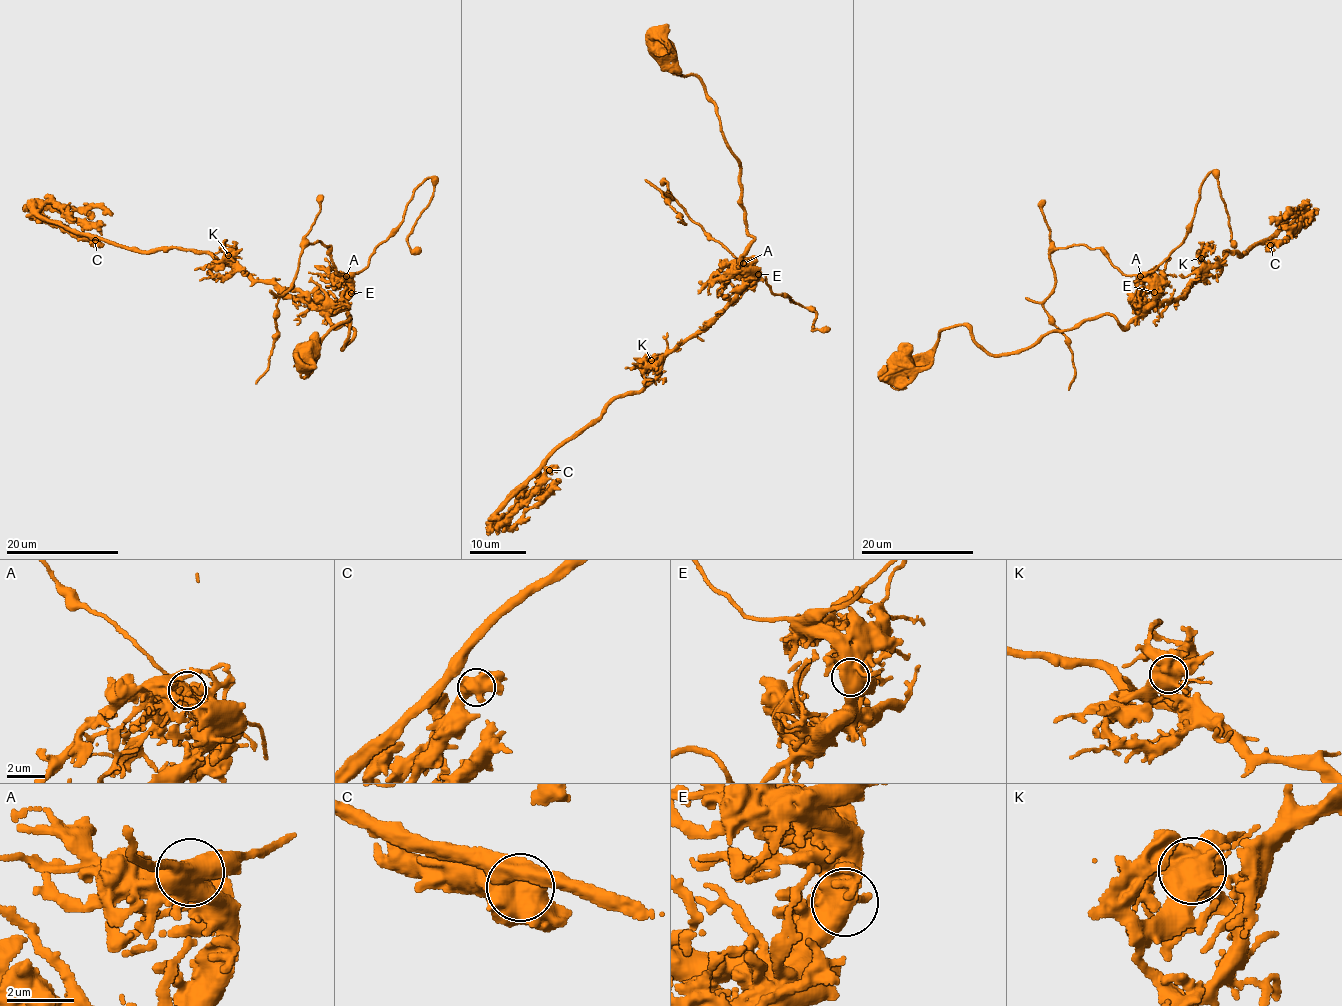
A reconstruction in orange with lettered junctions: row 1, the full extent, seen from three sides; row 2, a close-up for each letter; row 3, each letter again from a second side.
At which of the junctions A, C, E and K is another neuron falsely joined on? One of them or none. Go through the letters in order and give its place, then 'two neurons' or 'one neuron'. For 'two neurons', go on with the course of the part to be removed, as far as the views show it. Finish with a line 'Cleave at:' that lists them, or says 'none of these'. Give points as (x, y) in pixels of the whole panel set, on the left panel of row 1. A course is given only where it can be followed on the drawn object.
A: place (346, 276); two neurons; course (346, 276), (338, 275), (321, 241), (303, 248), (295, 279), (277, 304), (269, 369), (256, 383)
C: place (95, 240); one neuron
E: place (351, 293); one neuron
K: place (228, 255); one neuron
Cleave at: A

